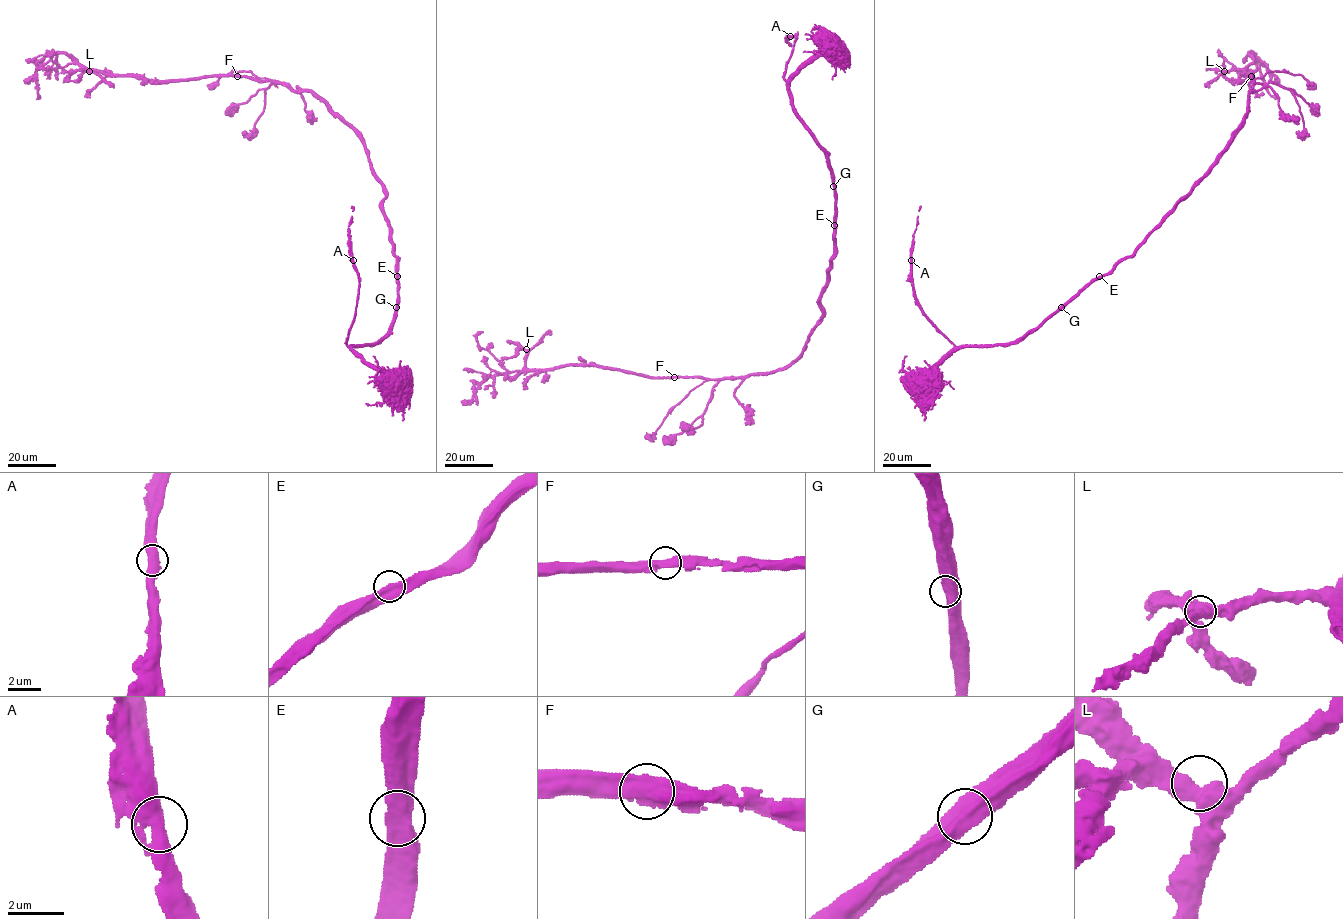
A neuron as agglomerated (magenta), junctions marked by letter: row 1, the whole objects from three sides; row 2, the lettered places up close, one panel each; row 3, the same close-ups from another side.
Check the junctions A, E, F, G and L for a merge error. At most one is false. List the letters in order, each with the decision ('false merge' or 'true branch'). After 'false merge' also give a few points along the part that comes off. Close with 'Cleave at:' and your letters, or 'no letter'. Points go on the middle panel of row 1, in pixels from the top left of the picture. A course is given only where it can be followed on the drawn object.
A: true branch
E: true branch
F: true branch
G: true branch
L: true branch
Cleave at: no letter

